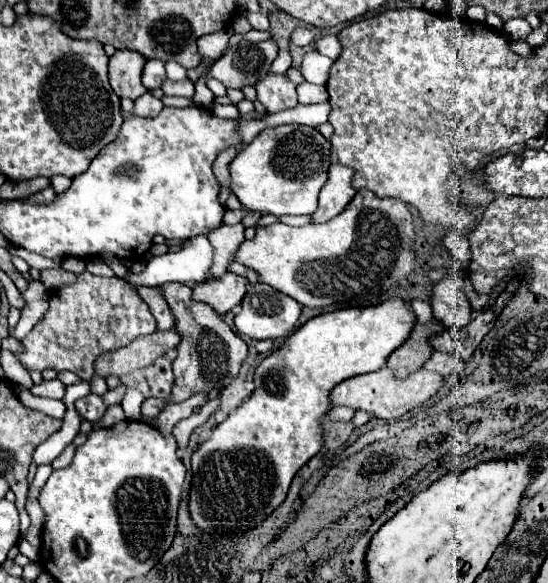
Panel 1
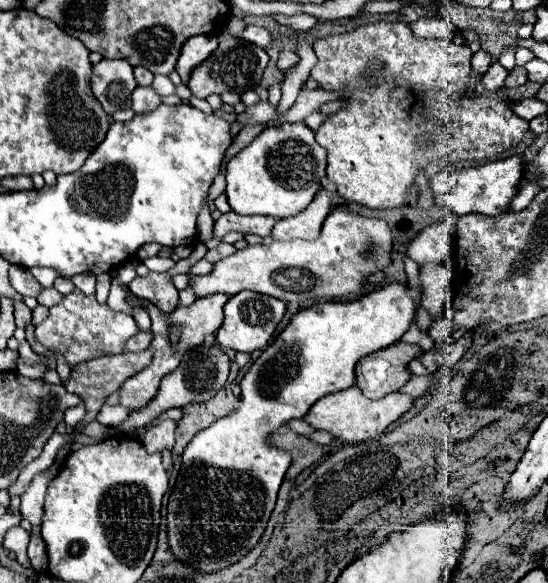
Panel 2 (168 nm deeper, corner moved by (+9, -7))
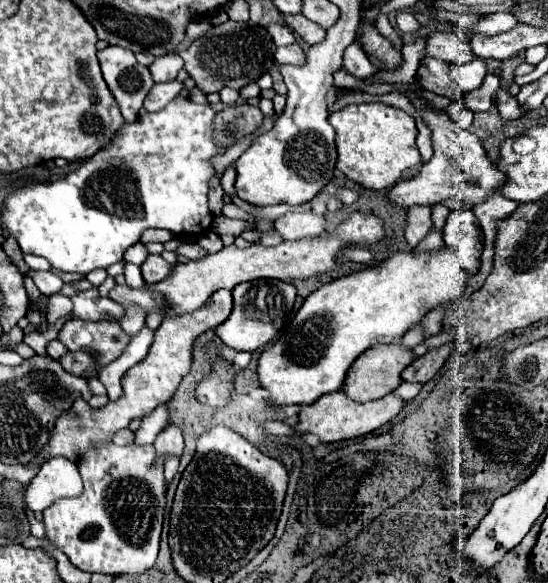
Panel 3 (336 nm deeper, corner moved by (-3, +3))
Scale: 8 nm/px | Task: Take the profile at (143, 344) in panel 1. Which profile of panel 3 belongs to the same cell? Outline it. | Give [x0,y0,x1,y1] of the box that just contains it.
[60,352,96,378]

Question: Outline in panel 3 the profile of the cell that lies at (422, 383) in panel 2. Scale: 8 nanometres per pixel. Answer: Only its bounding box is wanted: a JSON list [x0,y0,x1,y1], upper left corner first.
[394,382,422,402]

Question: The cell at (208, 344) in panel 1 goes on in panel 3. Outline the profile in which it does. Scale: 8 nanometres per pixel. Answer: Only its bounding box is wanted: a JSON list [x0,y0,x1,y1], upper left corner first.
[140,254,172,284]

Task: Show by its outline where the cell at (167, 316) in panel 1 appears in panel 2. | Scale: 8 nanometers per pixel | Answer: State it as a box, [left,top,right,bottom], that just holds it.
[126,332,152,352]

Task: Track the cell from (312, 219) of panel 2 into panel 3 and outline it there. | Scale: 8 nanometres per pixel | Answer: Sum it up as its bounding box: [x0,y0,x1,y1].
[274,212,326,240]

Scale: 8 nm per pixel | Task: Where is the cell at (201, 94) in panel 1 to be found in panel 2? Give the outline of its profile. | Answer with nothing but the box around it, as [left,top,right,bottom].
[176,36,218,84]

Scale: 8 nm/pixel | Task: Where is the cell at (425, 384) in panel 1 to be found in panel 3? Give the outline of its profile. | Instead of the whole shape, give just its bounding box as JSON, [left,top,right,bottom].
[294,390,404,444]

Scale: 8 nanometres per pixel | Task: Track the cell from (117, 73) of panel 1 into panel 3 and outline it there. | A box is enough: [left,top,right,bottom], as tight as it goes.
[98,46,154,122]

